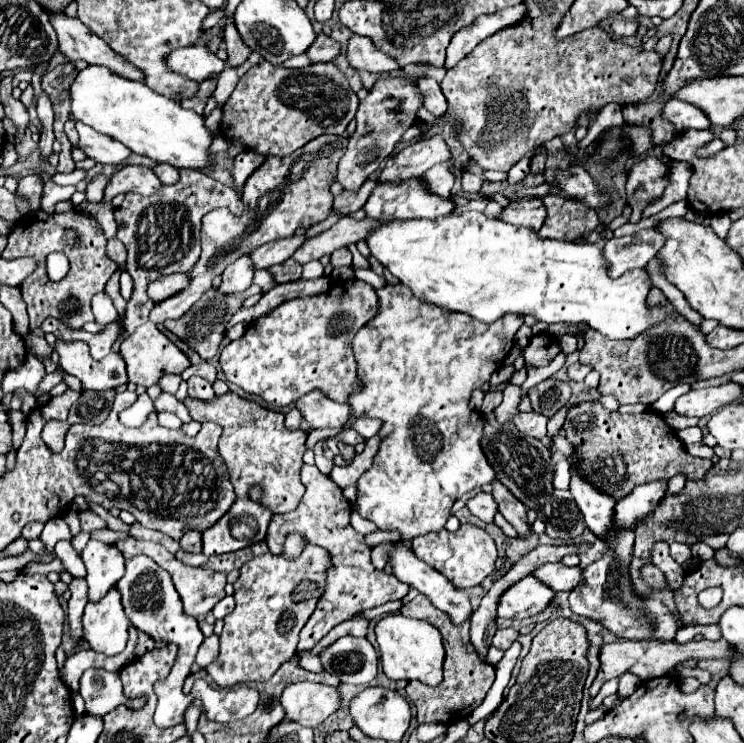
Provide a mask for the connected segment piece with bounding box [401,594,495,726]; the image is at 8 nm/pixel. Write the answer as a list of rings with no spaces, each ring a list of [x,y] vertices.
[[[419,594],[415,600],[405,604],[401,612],[409,618],[421,618],[431,622],[443,636],[445,646],[445,664],[443,664],[443,682],[439,686],[427,686],[419,680],[411,680],[405,688],[407,698],[417,708],[417,722],[439,722],[445,726],[451,726],[453,722],[459,722],[461,718],[467,718],[477,706],[481,706],[485,694],[489,692],[493,680],[495,680],[495,668],[487,662],[483,662],[475,650],[475,646],[469,640],[469,618],[463,624],[453,624],[449,614],[435,608],[431,600],[425,594]]]

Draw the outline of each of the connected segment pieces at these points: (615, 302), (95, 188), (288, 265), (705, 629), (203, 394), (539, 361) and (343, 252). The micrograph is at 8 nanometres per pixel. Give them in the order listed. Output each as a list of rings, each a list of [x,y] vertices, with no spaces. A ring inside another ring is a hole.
[[[465,212],[465,214],[451,214],[447,218],[441,220],[393,220],[393,222],[385,222],[381,226],[377,226],[375,230],[371,230],[371,234],[365,238],[371,254],[405,286],[409,286],[413,290],[413,294],[423,300],[425,304],[431,306],[439,306],[445,310],[453,310],[453,312],[463,312],[469,314],[481,322],[495,322],[497,318],[505,316],[505,314],[523,314],[523,316],[535,316],[541,322],[547,324],[555,324],[555,322],[565,322],[565,324],[579,324],[579,322],[587,322],[593,330],[599,330],[603,336],[611,338],[611,340],[619,340],[619,338],[633,338],[637,334],[641,334],[645,328],[657,324],[659,320],[665,320],[665,312],[659,308],[647,308],[645,298],[647,292],[651,288],[651,280],[647,276],[645,270],[633,270],[633,272],[625,272],[625,276],[613,280],[607,276],[607,268],[605,268],[605,260],[601,256],[601,248],[597,244],[575,244],[575,242],[563,242],[563,240],[545,240],[539,238],[537,232],[529,232],[529,228],[517,228],[513,224],[507,222],[499,222],[499,220],[491,220],[487,218],[483,212]]]
[[[95,176],[95,178],[89,182],[87,190],[85,190],[87,200],[89,200],[89,202],[101,202],[101,196],[103,196],[105,184],[107,184],[107,180],[105,180],[103,176]]]
[[[289,258],[289,260],[273,266],[271,272],[273,272],[277,284],[281,284],[281,282],[293,282],[293,280],[297,280],[301,276],[301,264],[297,264],[293,258]]]
[[[697,624],[697,626],[687,626],[687,628],[681,628],[679,632],[677,632],[677,636],[681,636],[681,634],[693,634],[693,636],[697,636],[697,634],[701,634],[703,638],[709,638],[711,641],[716,641],[722,638],[722,633],[717,626],[717,624],[709,624],[709,626],[703,626],[703,624]]]
[[[191,376],[187,380],[187,384],[189,384],[189,396],[201,398],[201,400],[213,400],[215,392],[213,392],[213,386],[209,380],[205,380],[201,376]]]
[[[537,334],[525,348],[525,364],[533,368],[547,366],[559,354],[559,342],[553,334]]]
[[[341,248],[337,252],[331,254],[331,266],[339,268],[339,266],[351,266],[351,252],[347,248]]]

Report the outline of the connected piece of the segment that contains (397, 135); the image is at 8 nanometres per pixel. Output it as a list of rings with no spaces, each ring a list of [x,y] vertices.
[[[395,76],[395,78],[381,78],[375,82],[367,98],[359,102],[355,114],[357,130],[349,136],[347,152],[339,162],[337,182],[347,192],[357,192],[363,186],[363,182],[381,166],[381,162],[393,152],[395,144],[401,140],[401,134],[415,122],[419,106],[421,106],[421,94],[417,92],[413,80],[407,80],[405,76]]]

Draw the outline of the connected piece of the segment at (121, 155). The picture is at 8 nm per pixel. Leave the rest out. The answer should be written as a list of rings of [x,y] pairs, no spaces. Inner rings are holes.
[[[77,122],[77,132],[79,132],[79,148],[93,158],[95,162],[101,164],[123,164],[127,160],[127,156],[131,154],[129,148],[125,148],[125,144],[95,132],[91,126]]]

